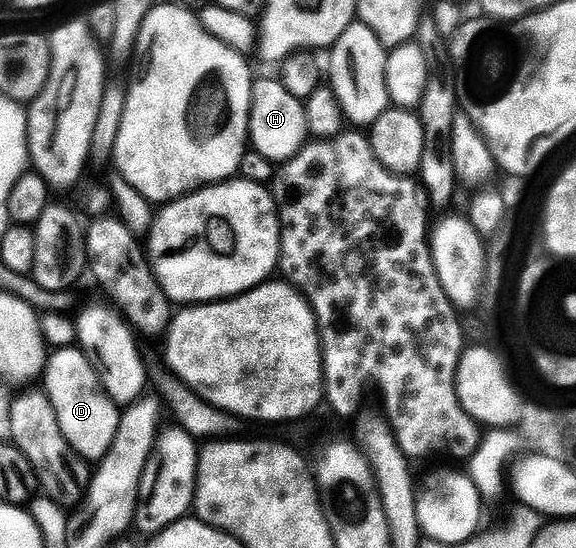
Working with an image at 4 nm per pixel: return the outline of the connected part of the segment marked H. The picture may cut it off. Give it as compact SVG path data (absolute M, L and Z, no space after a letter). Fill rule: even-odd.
M276 76L254 80L249 116L249 144L252 152L274 163L289 161L310 140L305 101L291 95Z

